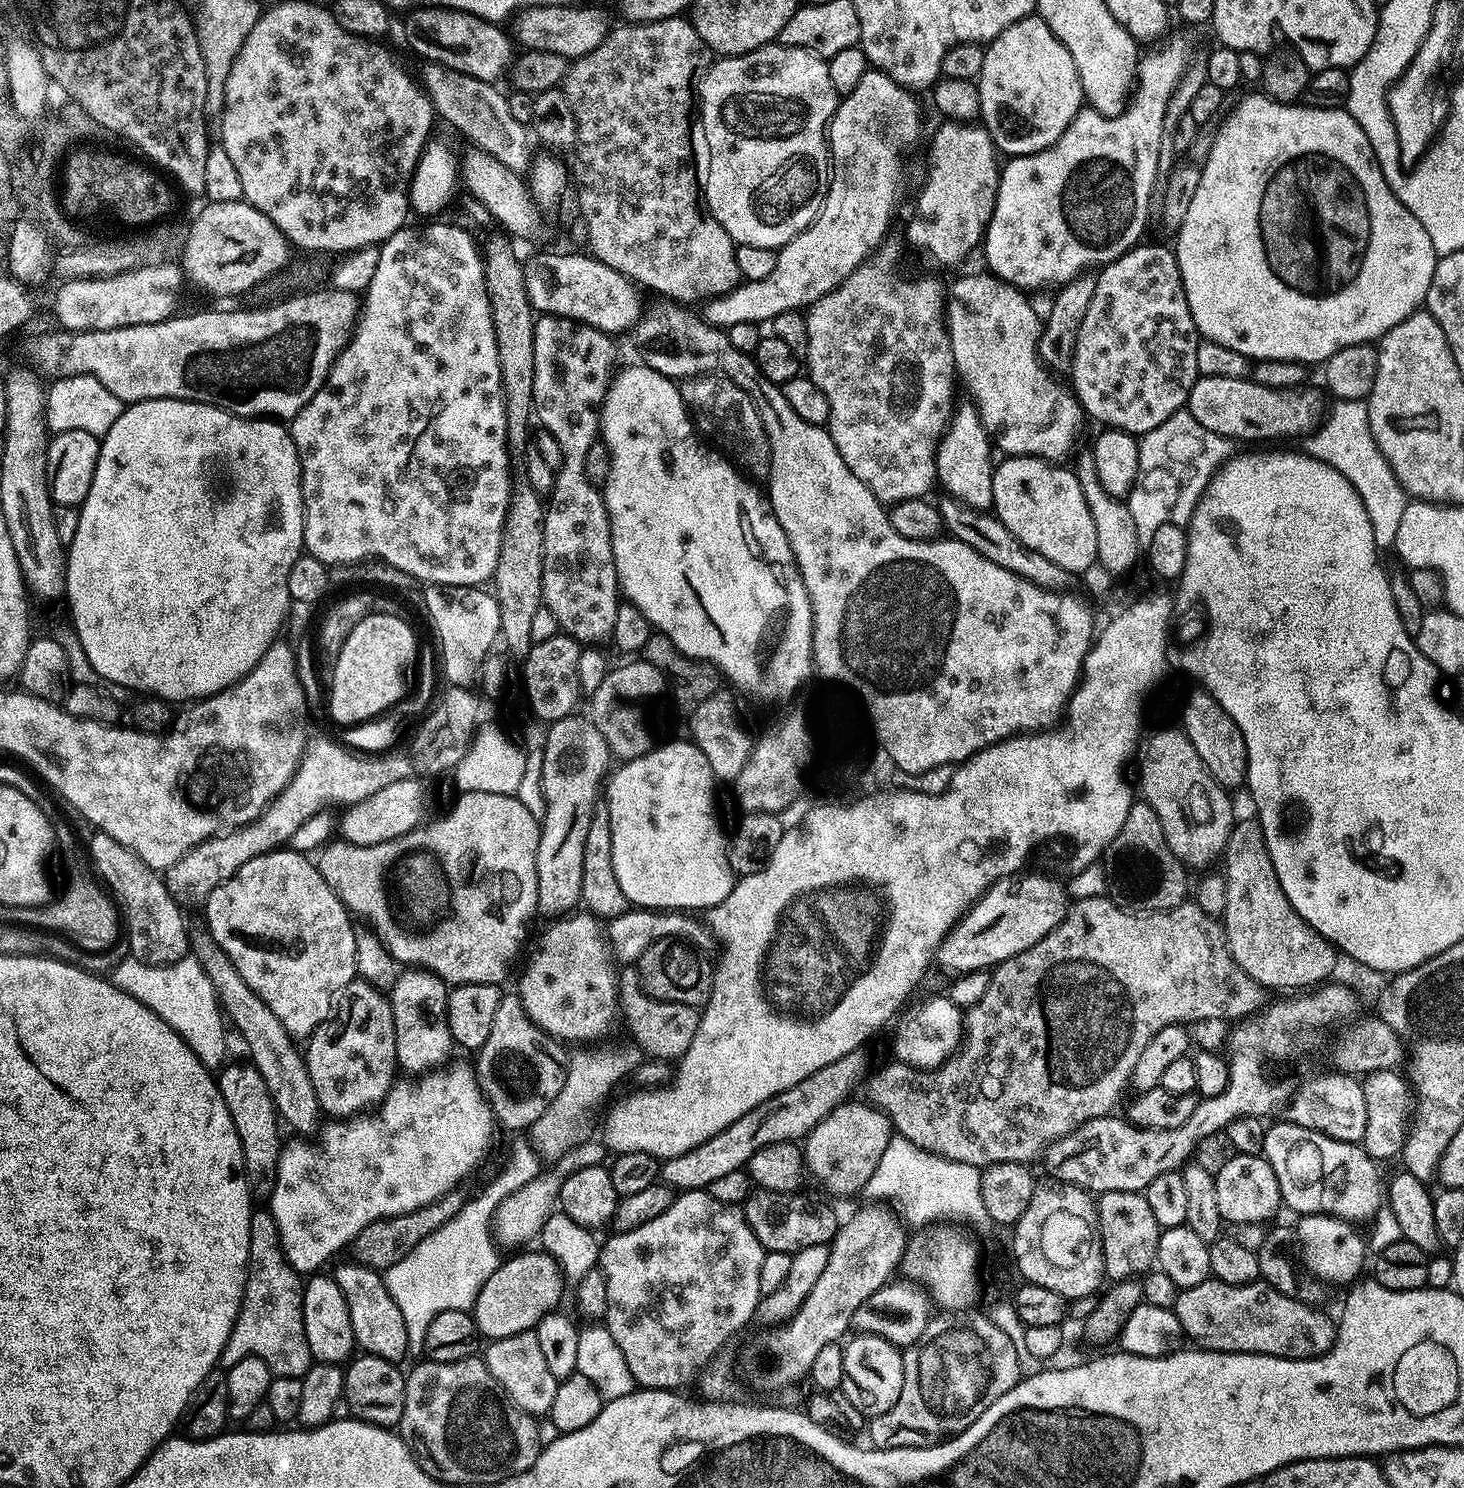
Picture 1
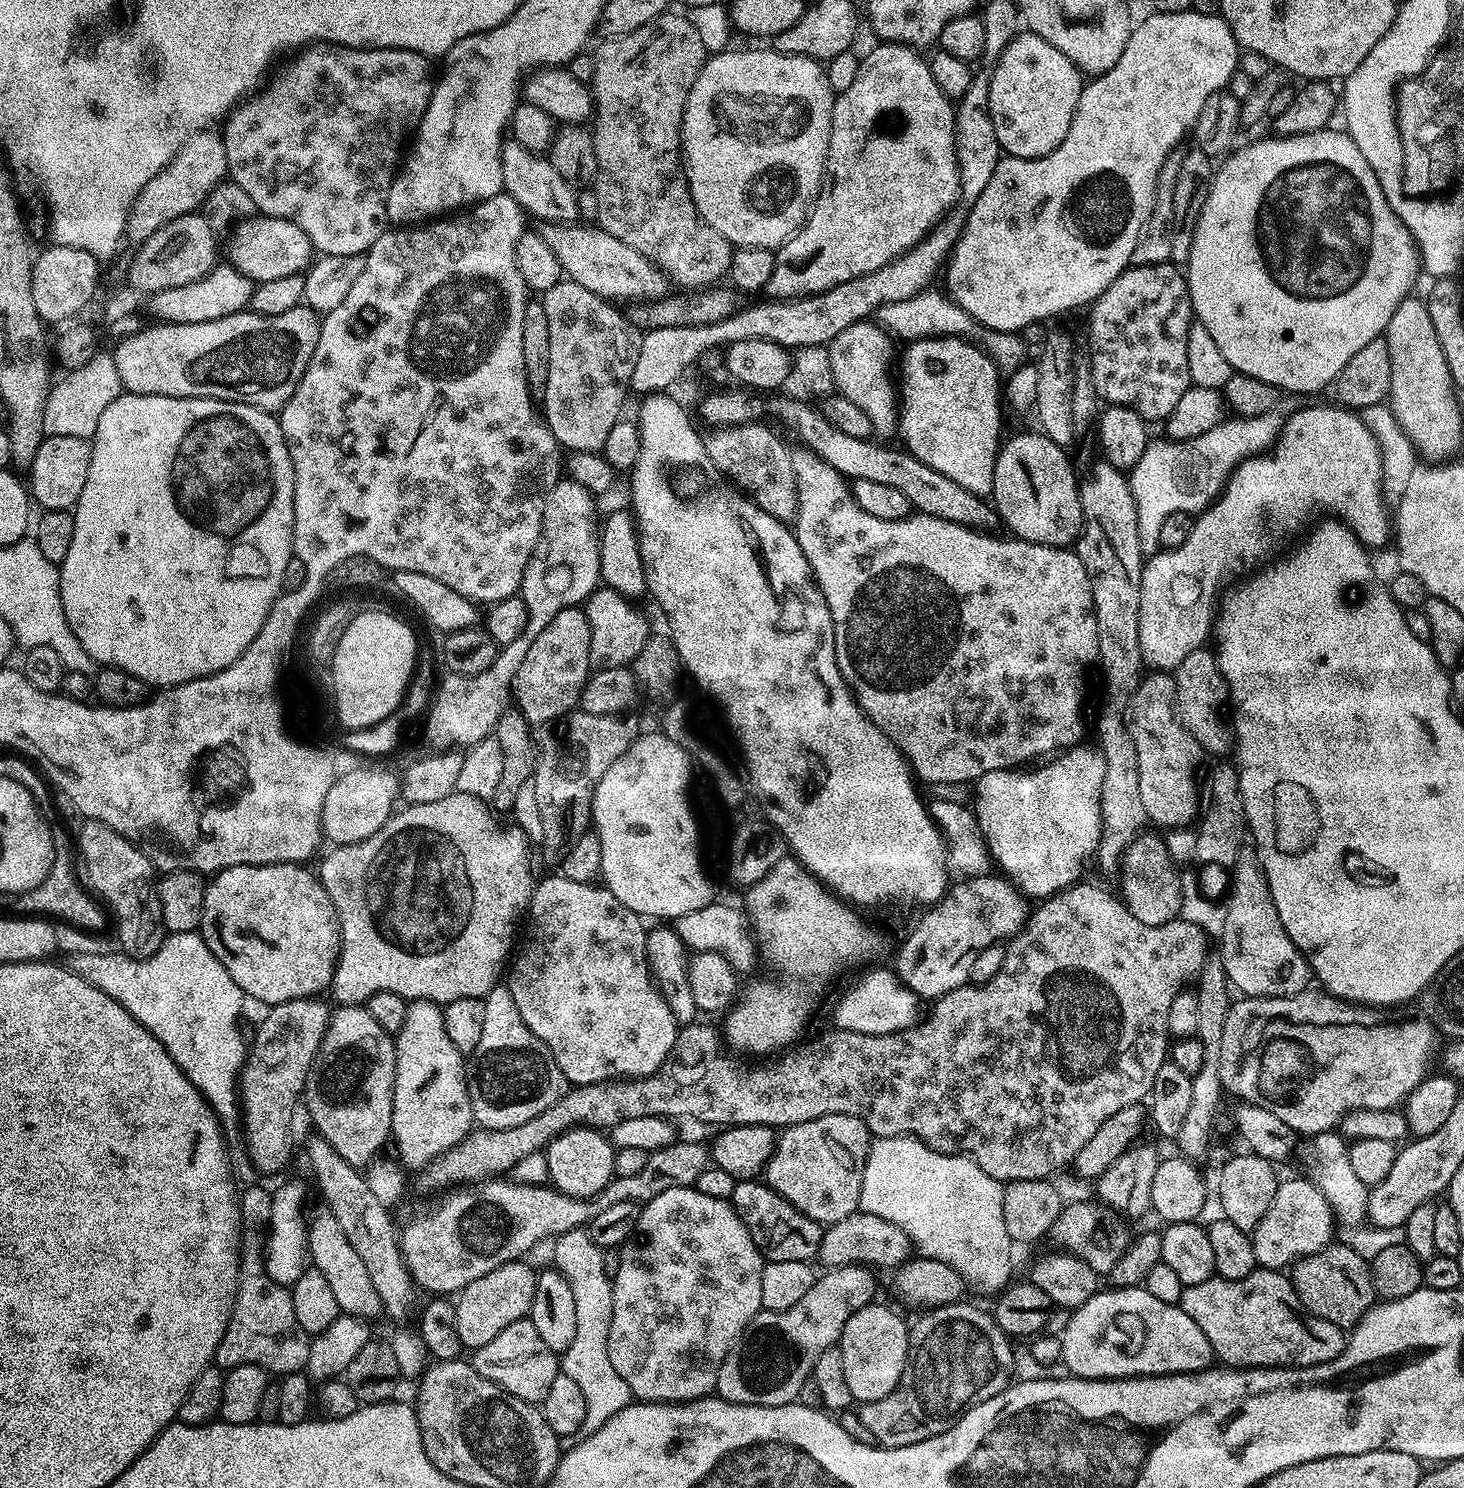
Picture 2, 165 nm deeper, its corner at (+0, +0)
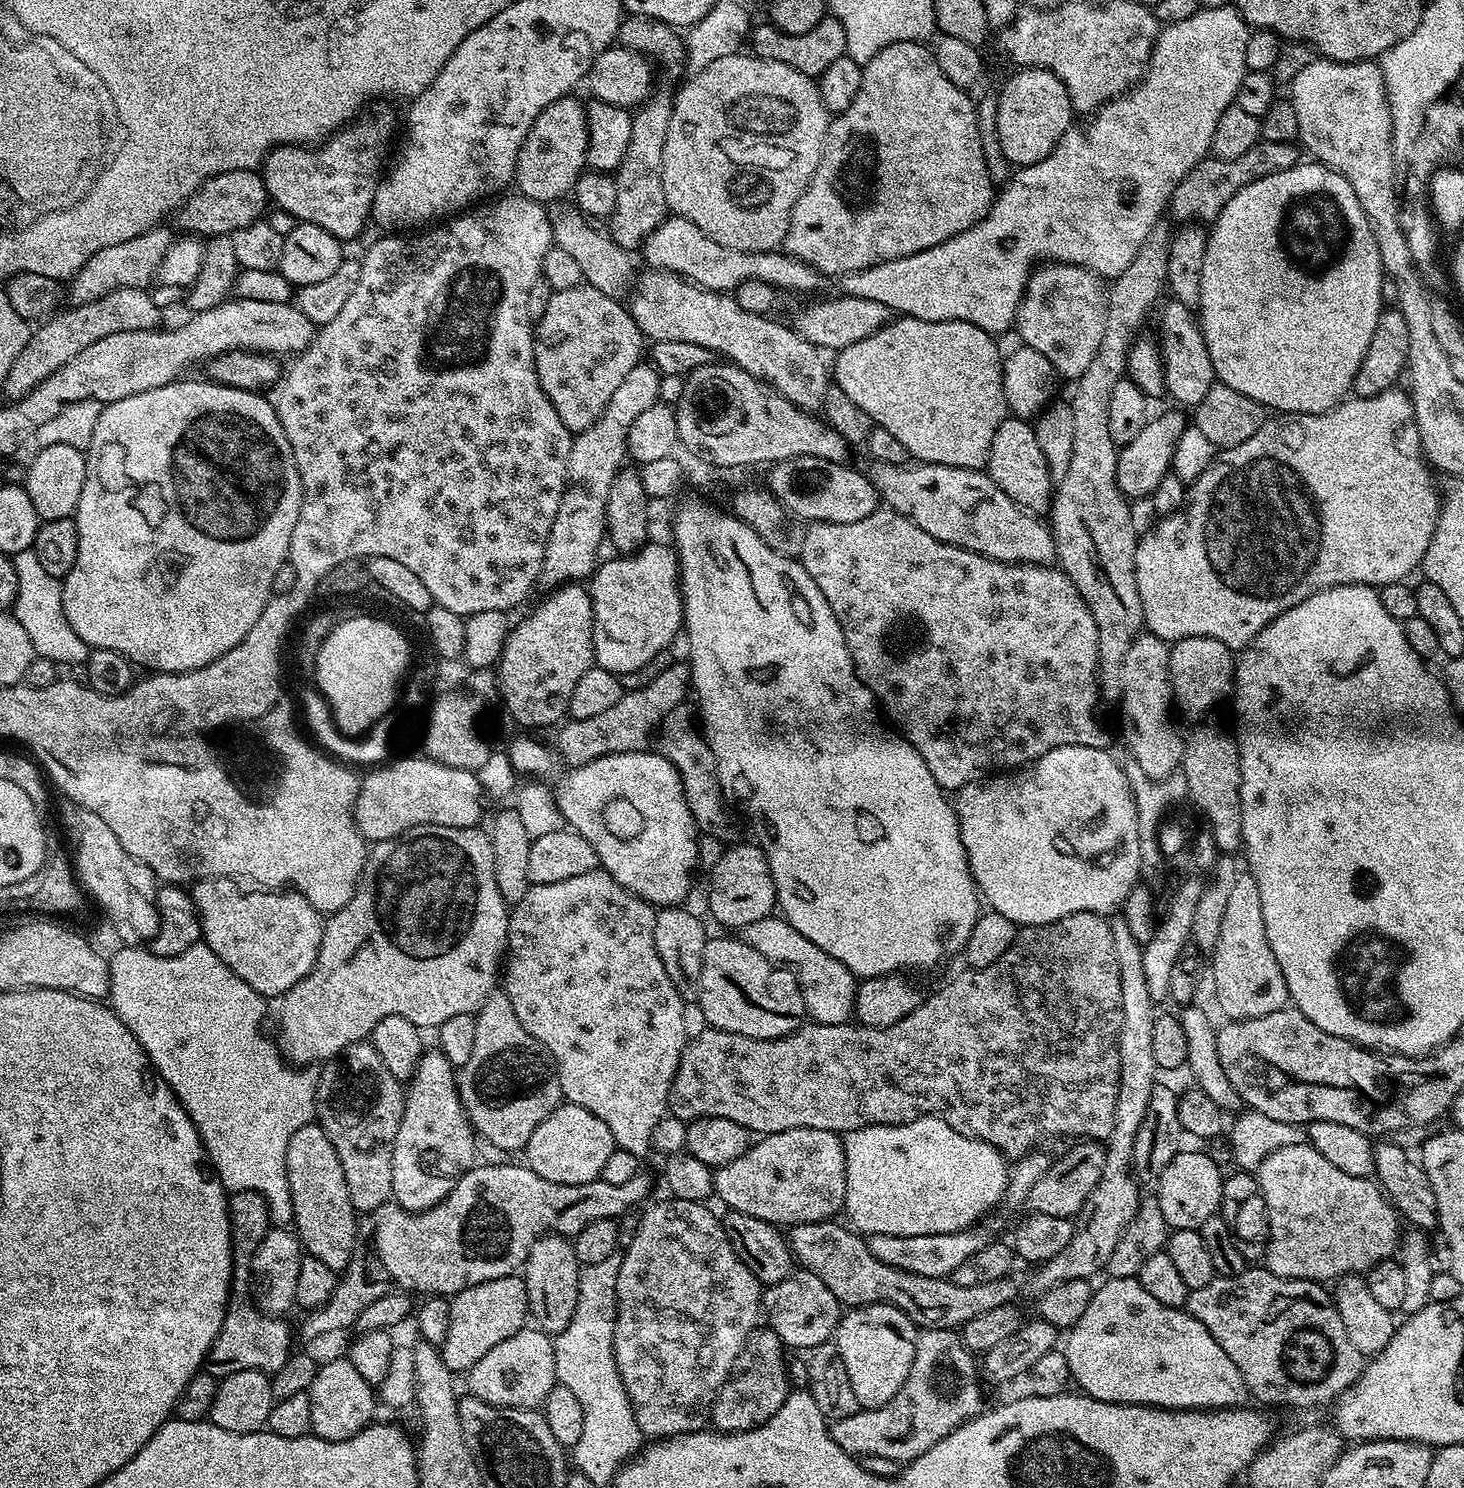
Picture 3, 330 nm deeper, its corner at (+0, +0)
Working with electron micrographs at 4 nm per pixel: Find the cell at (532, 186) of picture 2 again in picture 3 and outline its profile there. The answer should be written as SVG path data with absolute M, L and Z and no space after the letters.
M556 202L548 208L548 221L552 224L552 239L555 247L568 251L578 261L578 266L582 266L582 274L584 280L598 290L602 290L602 294L623 297L623 292L629 291L630 285L634 280L634 272L632 276L632 260L629 249L618 246L618 242L614 242L611 235L607 231L599 232L596 228L591 228L589 217L585 216L579 208L568 202Z

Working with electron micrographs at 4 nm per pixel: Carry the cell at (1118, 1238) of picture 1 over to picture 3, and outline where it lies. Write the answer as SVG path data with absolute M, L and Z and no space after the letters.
M831 1219L794 1224L787 1238L795 1263L803 1271L822 1278L822 1282L830 1286L830 1294L834 1294L845 1309L861 1308L867 1304L889 1304L902 1310L906 1318L915 1322L917 1329L956 1330L970 1322L970 1318L978 1318L978 1314L987 1314L997 1306L1013 1303L1020 1292L1020 1284L1012 1274L978 1286L958 1286L951 1278L926 1278L922 1274L910 1274L906 1270L886 1266L886 1262L878 1262L878 1258L874 1258L863 1235L836 1223L835 1219Z

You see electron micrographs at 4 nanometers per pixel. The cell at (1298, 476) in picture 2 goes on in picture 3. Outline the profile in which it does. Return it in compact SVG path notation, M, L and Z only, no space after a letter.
M1393 390L1383 392L1377 396L1361 396L1359 398L1348 398L1343 402L1331 408L1329 412L1319 412L1318 414L1298 414L1297 412L1286 412L1283 414L1273 415L1265 422L1258 434L1246 438L1246 442L1242 442L1233 448L1223 449L1213 459L1212 465L1195 480L1191 485L1190 491L1186 496L1186 503L1182 509L1182 514L1174 516L1165 516L1155 526L1152 526L1139 537L1136 558L1136 576L1138 592L1141 595L1142 610L1144 611L1144 628L1155 634L1155 636L1165 642L1175 642L1182 638L1194 638L1201 636L1202 638L1218 638L1218 642L1222 642L1228 648L1233 650L1243 650L1252 643L1252 639L1261 632L1274 618L1278 618L1278 614L1282 614L1286 610L1290 610L1294 606L1298 606L1298 602L1302 602L1306 598L1310 598L1316 592L1322 591L1323 588L1333 588L1339 584L1370 584L1379 586L1389 584L1390 582L1398 582L1399 580L1407 581L1408 575L1412 571L1419 569L1424 562L1424 555L1432 541L1432 535L1436 529L1436 520L1440 517L1440 505L1442 503L1441 493L1438 488L1432 485L1433 473L1430 471L1429 465L1426 463L1425 457L1420 451L1420 435L1418 434L1418 426L1414 418L1414 410L1412 409L1412 397L1407 391Z

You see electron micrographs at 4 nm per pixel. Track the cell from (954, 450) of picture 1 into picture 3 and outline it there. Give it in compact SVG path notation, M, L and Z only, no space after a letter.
M900 316L884 325L870 338L862 338L862 342L854 342L850 346L839 349L835 353L836 365L833 363L830 368L834 377L835 387L840 388L854 406L858 406L870 417L873 425L878 428L890 430L902 446L906 446L909 457L913 461L926 464L941 464L942 466L954 466L955 468L983 469L991 458L990 446L994 442L994 434L998 434L998 426L1009 415L1007 404L1003 398L1003 363L1002 352L996 349L993 333L982 330L970 322L961 320L943 320L942 322L930 322L929 320L916 320L912 316Z

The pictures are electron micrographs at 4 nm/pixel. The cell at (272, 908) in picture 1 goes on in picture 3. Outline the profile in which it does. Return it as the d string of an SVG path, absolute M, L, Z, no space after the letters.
M213 876L206 880L197 880L191 885L190 895L192 901L196 904L196 911L200 913L200 930L203 943L208 944L210 950L214 950L216 957L234 974L238 974L238 978L242 978L242 982L249 984L259 996L279 998L283 996L286 990L290 990L290 986L294 986L294 982L298 982L310 974L310 970L318 958L318 950L322 946L322 934L324 933L326 923L325 917L301 892L295 890L252 890L256 892L247 892L246 889L239 888L236 884L239 883L237 883L235 879L227 876Z

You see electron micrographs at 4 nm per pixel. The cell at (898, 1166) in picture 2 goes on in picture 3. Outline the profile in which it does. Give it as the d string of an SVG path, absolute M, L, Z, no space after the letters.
M920 1116L917 1120L911 1120L905 1124L875 1124L869 1128L859 1128L857 1132L847 1133L844 1140L844 1153L848 1159L848 1165L846 1166L846 1198L843 1211L848 1212L849 1218L852 1219L851 1227L865 1237L873 1236L876 1233L909 1236L910 1234L960 1232L964 1228L973 1227L979 1221L976 1219L983 1212L990 1211L1000 1199L1003 1201L1008 1190L1010 1168L1004 1155L986 1142L958 1134L958 1130L954 1130L939 1116Z

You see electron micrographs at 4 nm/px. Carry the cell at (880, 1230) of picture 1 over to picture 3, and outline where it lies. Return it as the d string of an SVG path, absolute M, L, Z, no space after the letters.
M767 1326L757 1327L746 1338L738 1358L734 1362L728 1381L716 1393L715 1400L710 1405L710 1420L721 1432L748 1432L758 1428L786 1402L790 1391L788 1380L788 1365L785 1344L778 1334Z

